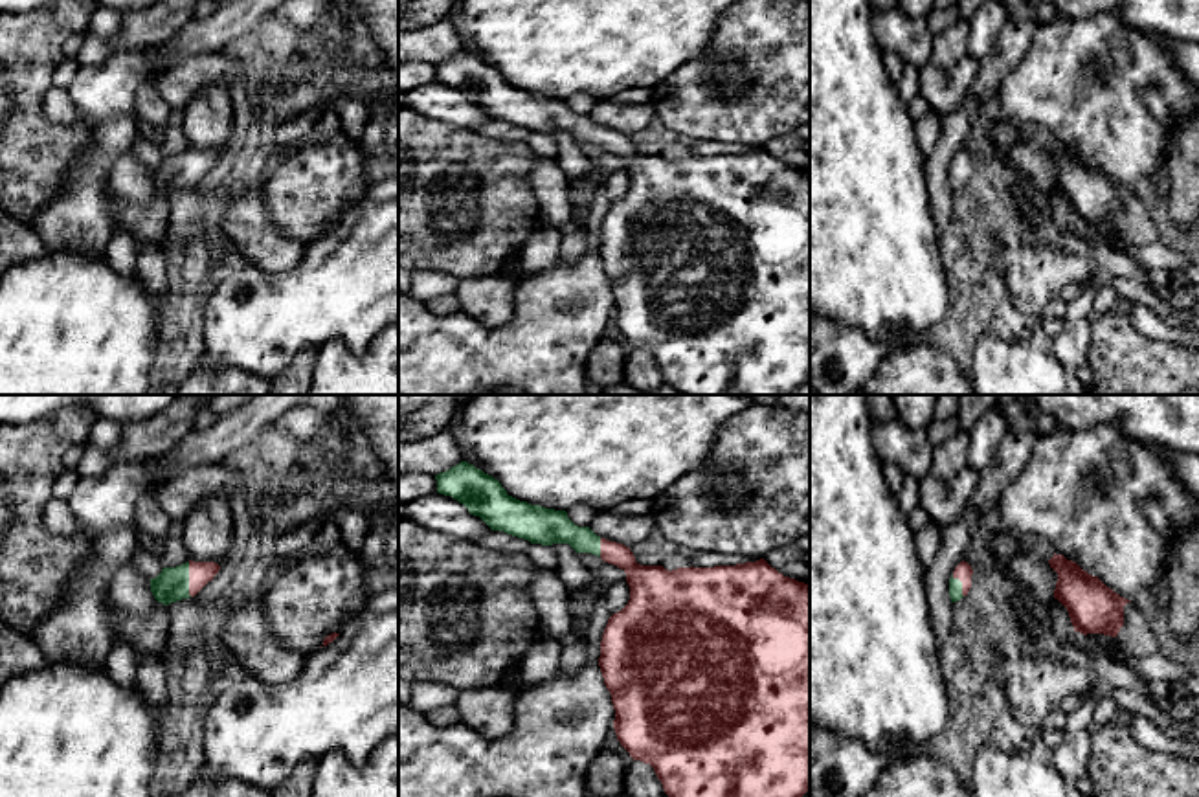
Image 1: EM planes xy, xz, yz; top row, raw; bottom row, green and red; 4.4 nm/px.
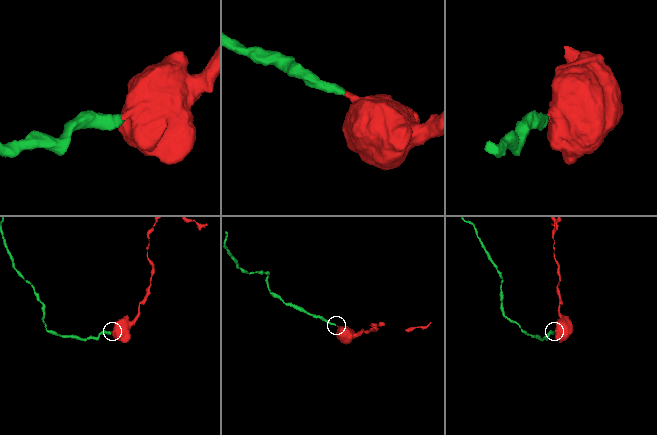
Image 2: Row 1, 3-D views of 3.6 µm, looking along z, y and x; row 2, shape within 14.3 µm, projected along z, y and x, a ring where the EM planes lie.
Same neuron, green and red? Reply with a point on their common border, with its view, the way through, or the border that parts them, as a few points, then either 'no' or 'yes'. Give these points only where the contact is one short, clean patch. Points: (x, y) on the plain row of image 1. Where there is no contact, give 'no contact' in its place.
meets green in xy at (188, 168); runs through xy (171, 173), (188, 168), (201, 162); yes

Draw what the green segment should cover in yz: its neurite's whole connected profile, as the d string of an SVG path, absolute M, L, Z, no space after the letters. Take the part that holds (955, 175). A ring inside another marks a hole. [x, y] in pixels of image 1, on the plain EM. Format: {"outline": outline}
{"outline": "M964 149L955 156L955 160L949 167L951 191L957 191L957 189L960 189L962 185L968 184L968 180L971 176L971 163L973 163L973 158Z"}

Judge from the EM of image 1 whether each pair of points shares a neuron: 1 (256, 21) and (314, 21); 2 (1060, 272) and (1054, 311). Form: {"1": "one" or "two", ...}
{"1": "two", "2": "two"}

